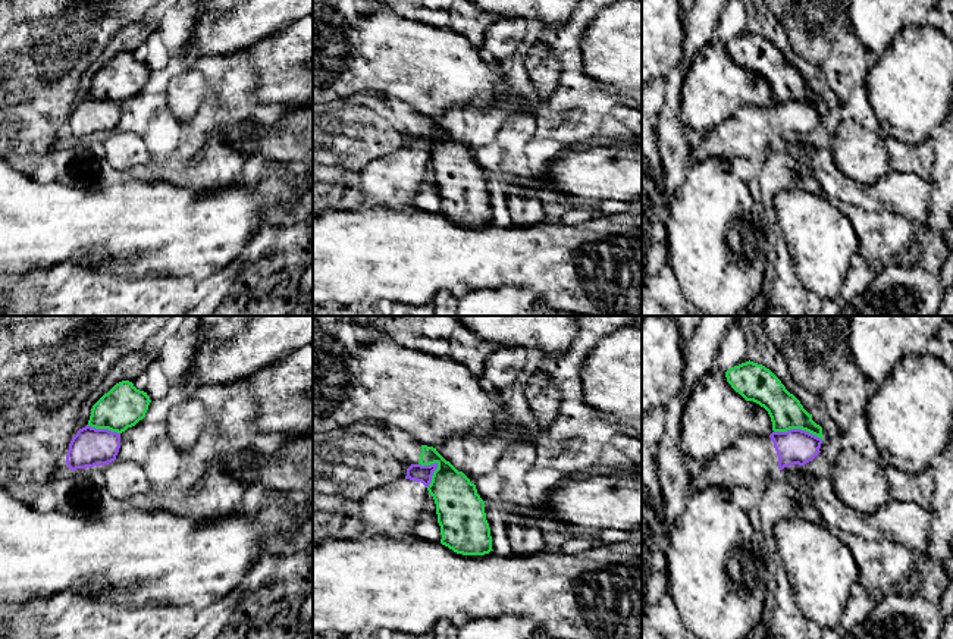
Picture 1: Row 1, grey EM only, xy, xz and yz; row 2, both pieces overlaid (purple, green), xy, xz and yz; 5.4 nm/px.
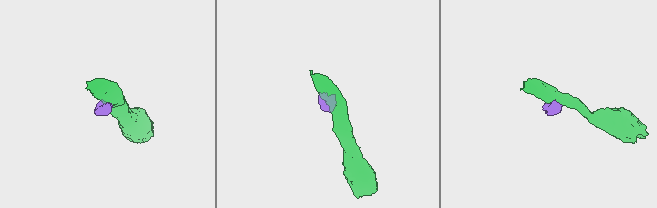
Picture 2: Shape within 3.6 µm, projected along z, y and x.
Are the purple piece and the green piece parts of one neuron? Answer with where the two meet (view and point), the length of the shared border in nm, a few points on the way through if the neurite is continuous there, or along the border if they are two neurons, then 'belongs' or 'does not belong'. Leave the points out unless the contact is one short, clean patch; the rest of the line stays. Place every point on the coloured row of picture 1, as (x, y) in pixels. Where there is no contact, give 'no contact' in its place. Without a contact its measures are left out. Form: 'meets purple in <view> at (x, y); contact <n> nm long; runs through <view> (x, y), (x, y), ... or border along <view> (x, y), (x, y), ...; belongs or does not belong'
meets purple in yz at (799, 429); contact 280 nm long; border along yz (774, 431), (805, 429), (823, 439); does not belong

